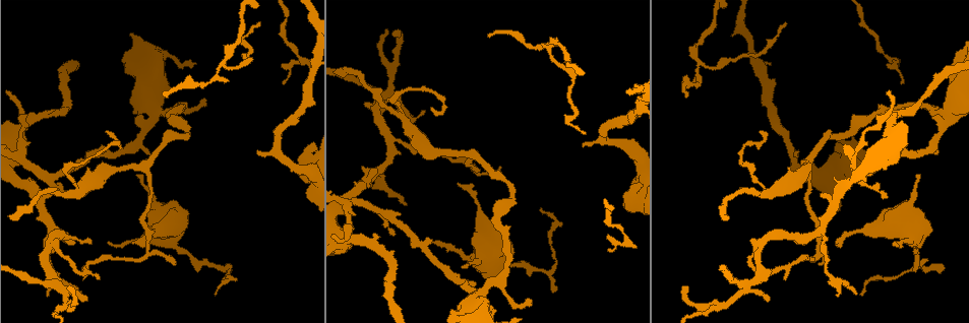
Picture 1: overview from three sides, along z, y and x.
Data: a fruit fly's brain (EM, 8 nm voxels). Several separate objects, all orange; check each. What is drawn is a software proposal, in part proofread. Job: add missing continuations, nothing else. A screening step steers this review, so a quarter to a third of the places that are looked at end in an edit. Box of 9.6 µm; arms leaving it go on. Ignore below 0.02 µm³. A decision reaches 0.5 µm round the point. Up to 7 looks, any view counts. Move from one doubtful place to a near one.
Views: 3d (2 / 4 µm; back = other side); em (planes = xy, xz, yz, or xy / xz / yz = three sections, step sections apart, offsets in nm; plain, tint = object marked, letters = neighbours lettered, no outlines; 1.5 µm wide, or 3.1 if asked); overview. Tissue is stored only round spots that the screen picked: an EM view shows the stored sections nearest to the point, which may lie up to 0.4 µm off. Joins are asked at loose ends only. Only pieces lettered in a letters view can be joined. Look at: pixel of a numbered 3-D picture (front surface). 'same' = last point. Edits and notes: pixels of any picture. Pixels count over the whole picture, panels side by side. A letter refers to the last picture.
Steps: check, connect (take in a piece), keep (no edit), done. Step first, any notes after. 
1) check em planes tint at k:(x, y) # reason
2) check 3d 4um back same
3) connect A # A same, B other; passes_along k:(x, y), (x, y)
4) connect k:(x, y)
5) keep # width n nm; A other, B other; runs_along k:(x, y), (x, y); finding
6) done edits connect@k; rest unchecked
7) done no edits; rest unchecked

check 3d 2um at 1:(136, 175) # an open end

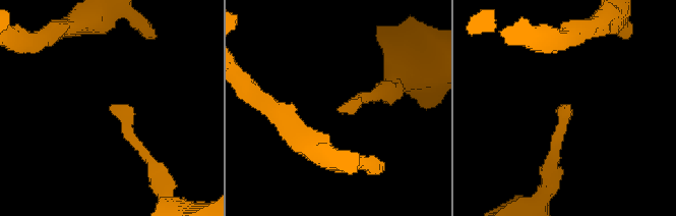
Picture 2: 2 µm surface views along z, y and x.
check em planes letters at 2:(569, 104)

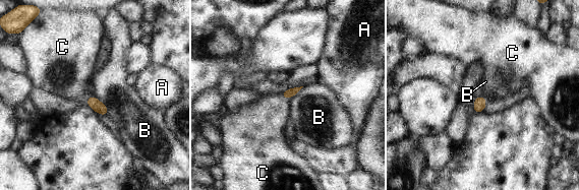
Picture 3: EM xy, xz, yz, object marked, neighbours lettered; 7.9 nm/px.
connect C # A other, B other, C same; passes_along 3:(290, 92), (285, 97), (265, 120); it goes on there

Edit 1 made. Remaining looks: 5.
check overview

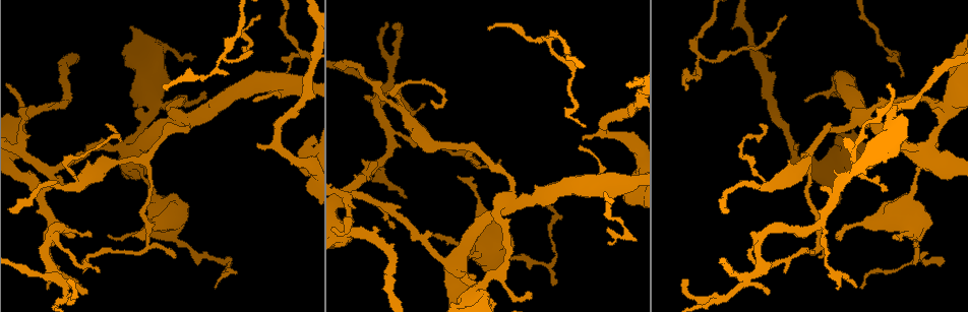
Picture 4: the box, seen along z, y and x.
check em xy step 8 letters at 4:(797, 144) # branch stops here

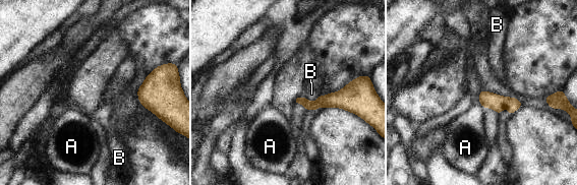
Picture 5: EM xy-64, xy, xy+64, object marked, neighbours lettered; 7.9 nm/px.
keep # A other, B other; runs_along 5:(348, 94), (316, 104), (297, 101); none of them fits

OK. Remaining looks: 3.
check em yz step 8 tint at 4:(554, 283) # tapers out

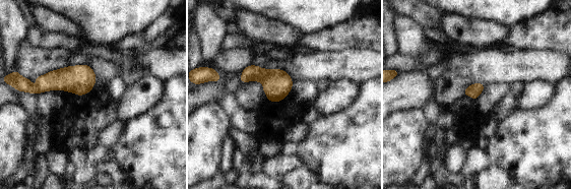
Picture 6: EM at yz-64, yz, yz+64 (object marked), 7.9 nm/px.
check em planes letters same # another direction

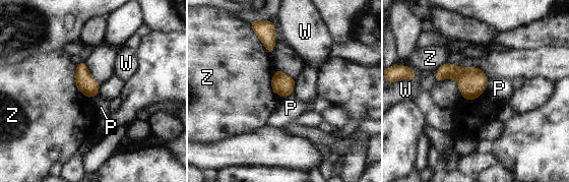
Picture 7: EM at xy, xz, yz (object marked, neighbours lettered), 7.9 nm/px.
keep # P other, W other, Z other; border 7:(98, 94), (87, 98); no lettered piece goes on from it

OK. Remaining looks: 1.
done edits connect@3; rest unchecked

